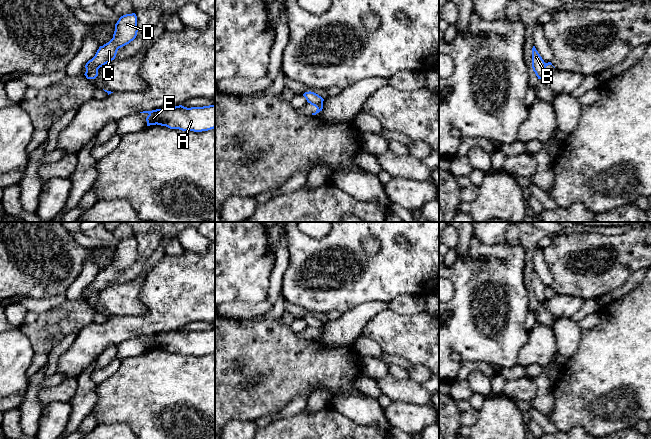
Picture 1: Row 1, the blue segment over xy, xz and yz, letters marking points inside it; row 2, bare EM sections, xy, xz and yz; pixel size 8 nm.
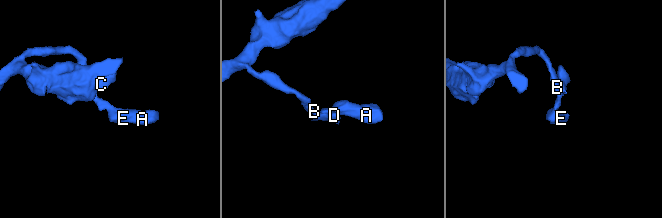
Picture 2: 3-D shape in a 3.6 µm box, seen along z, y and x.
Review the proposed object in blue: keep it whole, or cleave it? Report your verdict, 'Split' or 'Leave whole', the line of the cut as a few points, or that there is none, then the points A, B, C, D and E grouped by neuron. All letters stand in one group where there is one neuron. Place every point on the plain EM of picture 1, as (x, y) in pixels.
Split. Split along xy (90, 284), (87, 291), (97, 293). Groups: A B E / C D

